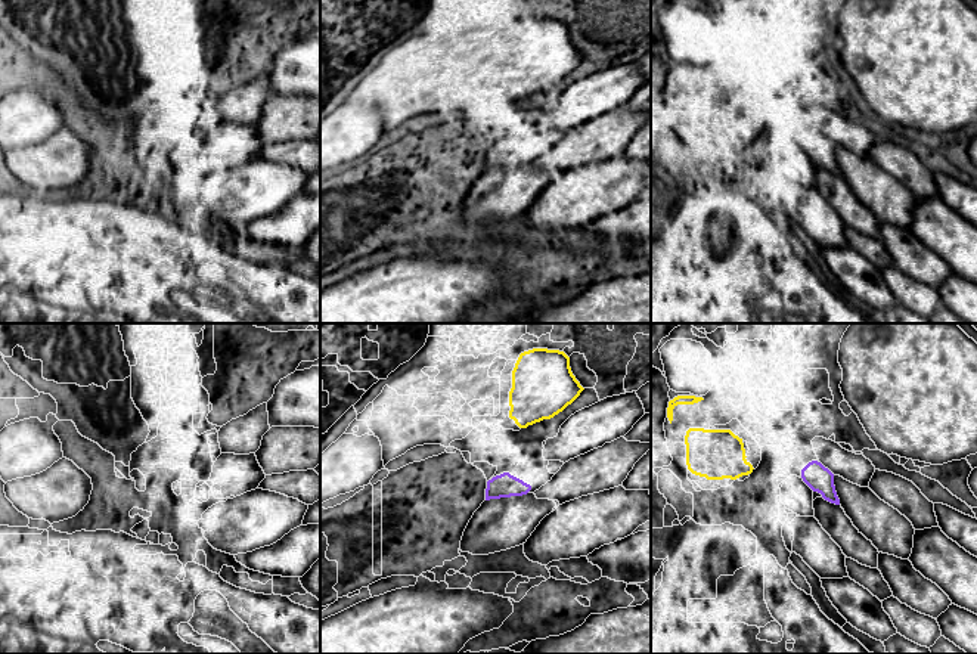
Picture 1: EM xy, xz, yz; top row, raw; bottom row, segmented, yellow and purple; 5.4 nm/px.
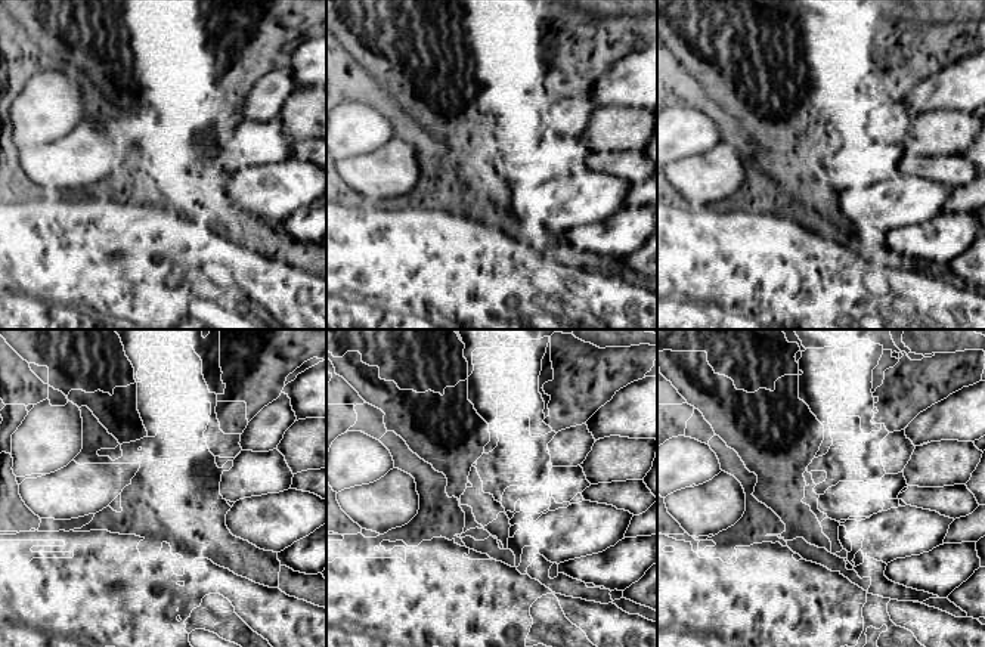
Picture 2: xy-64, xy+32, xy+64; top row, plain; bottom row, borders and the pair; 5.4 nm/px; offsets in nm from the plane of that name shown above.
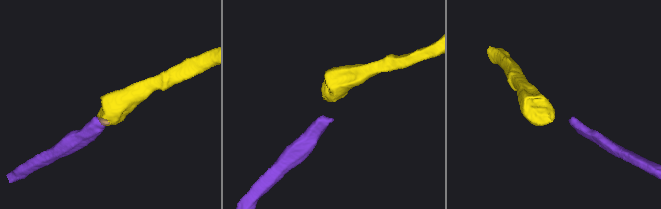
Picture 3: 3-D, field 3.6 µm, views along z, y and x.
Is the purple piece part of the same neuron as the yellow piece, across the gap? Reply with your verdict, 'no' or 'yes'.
no

